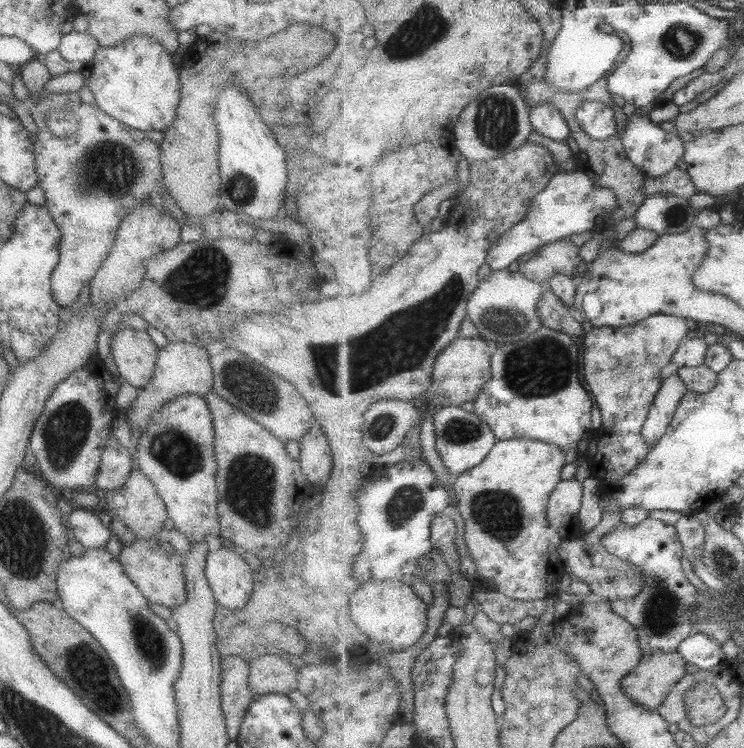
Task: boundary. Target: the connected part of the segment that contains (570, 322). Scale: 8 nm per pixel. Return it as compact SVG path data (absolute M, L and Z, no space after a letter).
M548 287L539 300L538 315L544 327L567 333L569 336L583 336L589 327L575 319L571 308L567 308L567 304Z

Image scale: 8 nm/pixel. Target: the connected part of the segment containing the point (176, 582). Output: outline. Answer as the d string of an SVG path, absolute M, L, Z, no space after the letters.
M134 540L129 546L122 546L118 562L123 567L124 574L149 603L170 609L182 605L186 597L179 557L174 552L165 552L159 546L159 541L153 541L146 547L145 540L141 544L139 540Z

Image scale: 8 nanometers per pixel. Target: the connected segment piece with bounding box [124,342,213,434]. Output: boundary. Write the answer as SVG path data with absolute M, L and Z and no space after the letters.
M175 342L158 350L153 376L145 386L138 390L137 396L125 411L125 420L129 423L131 434L136 430L145 431L149 419L163 403L175 396L196 394L205 396L212 390L212 370L209 364L209 355L204 348L187 342Z

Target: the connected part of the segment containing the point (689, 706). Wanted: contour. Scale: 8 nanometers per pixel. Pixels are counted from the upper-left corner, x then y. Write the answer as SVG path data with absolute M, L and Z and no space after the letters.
M698 682L685 692L685 709L690 722L705 726L719 722L727 714L727 702L718 692L717 687L705 682Z

